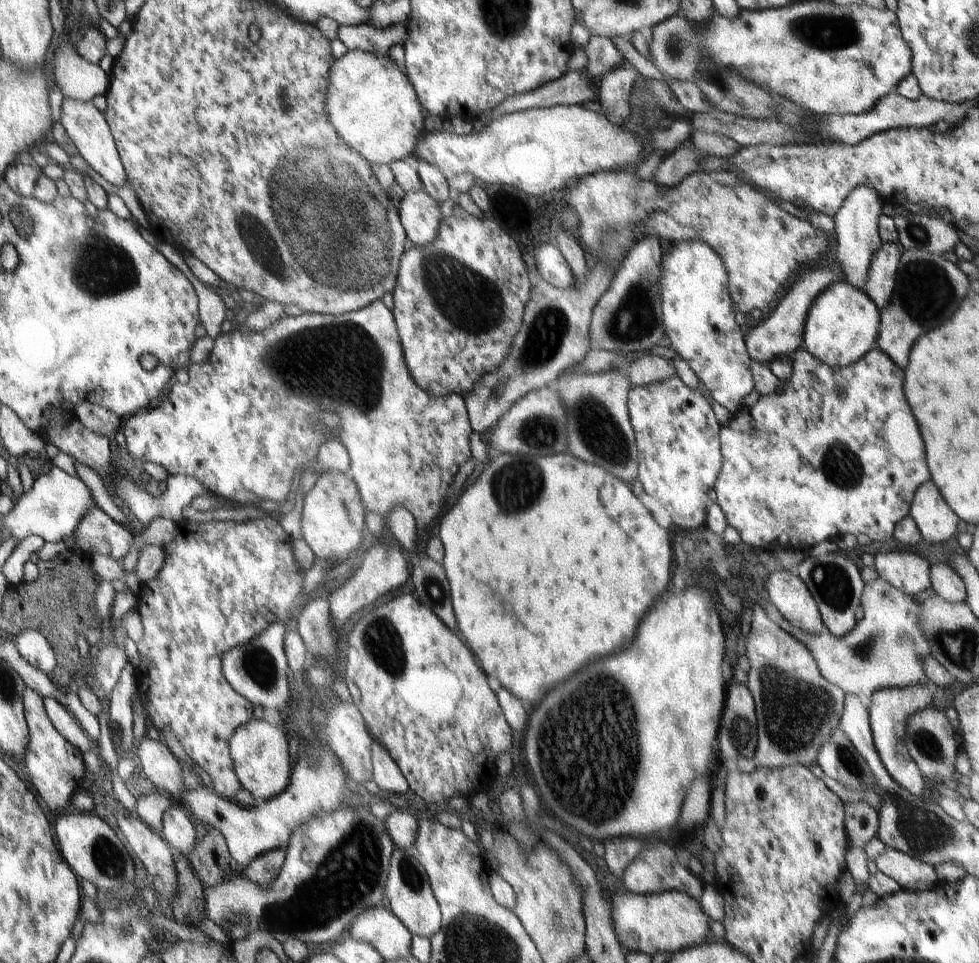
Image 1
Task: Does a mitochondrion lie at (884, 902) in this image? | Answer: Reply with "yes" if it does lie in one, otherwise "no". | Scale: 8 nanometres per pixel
no

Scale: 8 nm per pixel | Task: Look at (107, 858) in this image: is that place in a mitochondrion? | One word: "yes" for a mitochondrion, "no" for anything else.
yes

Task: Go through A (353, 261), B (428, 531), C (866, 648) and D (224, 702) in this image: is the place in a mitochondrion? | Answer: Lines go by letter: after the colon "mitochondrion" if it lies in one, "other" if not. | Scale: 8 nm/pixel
A: mitochondrion
B: other
C: mitochondrion
D: other

